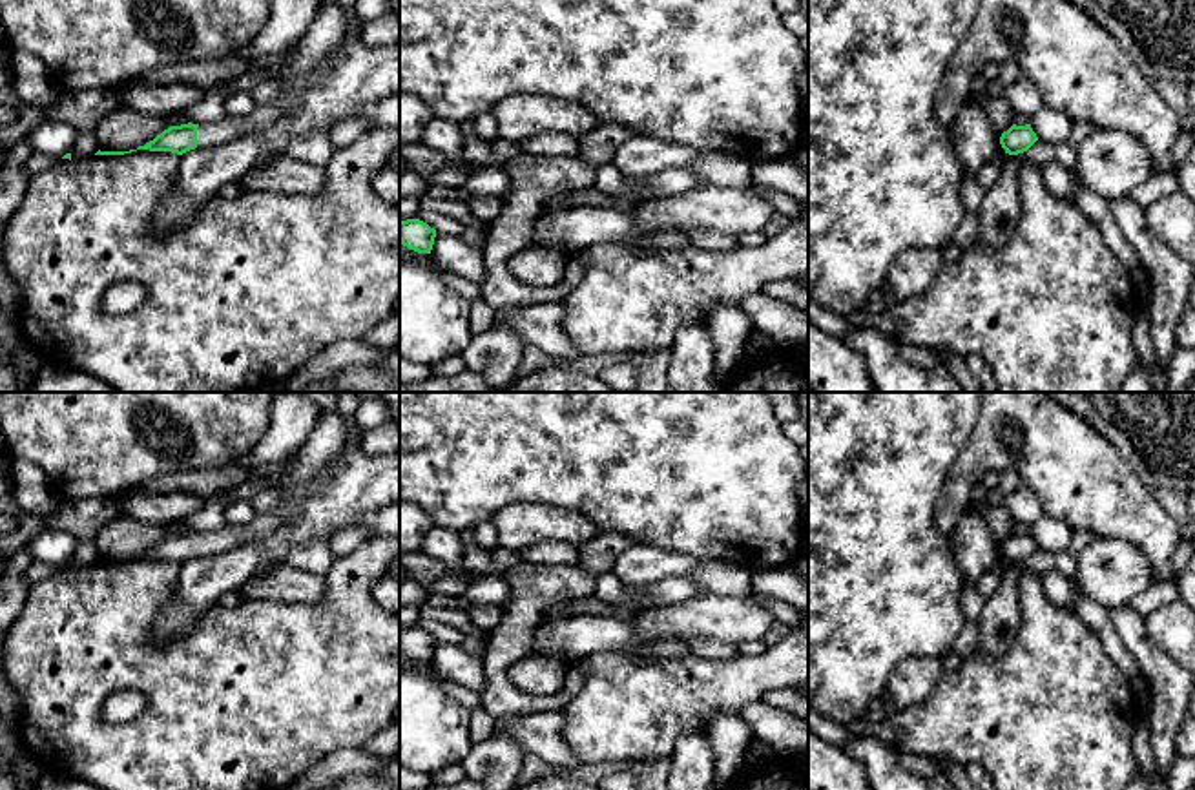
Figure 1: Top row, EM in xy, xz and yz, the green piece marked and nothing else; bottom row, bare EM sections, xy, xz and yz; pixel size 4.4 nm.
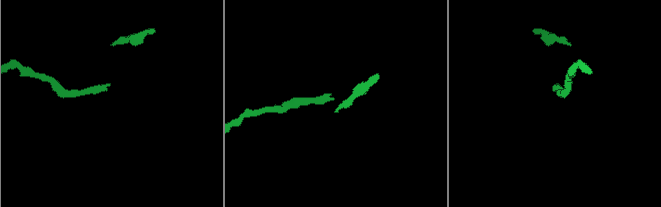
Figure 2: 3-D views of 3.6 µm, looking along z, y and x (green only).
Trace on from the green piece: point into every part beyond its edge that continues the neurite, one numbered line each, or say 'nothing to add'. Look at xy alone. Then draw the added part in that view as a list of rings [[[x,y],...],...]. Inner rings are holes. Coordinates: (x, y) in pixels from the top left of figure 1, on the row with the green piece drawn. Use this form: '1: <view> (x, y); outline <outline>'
1: xy (212, 134); outline [[[347,36],[332,47],[319,64],[301,77],[285,78],[281,82],[281,93],[274,102],[259,104],[248,117],[223,117],[213,122],[199,124],[197,148],[212,148],[230,142],[241,135],[252,135],[268,130],[283,115],[294,111],[299,106],[301,95],[327,78],[341,60],[347,46]]]

